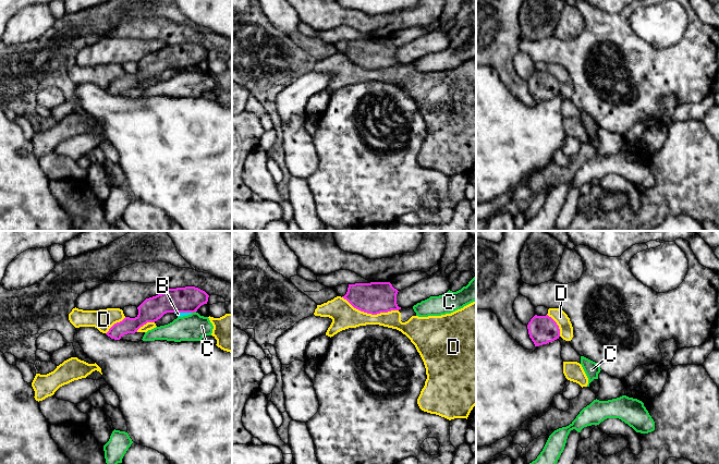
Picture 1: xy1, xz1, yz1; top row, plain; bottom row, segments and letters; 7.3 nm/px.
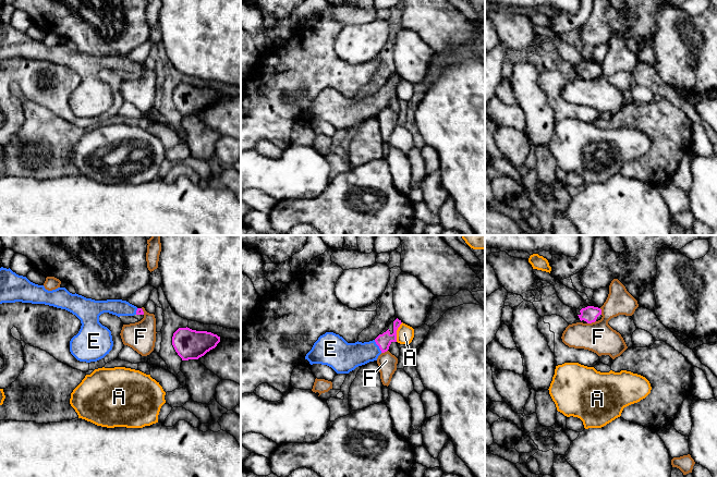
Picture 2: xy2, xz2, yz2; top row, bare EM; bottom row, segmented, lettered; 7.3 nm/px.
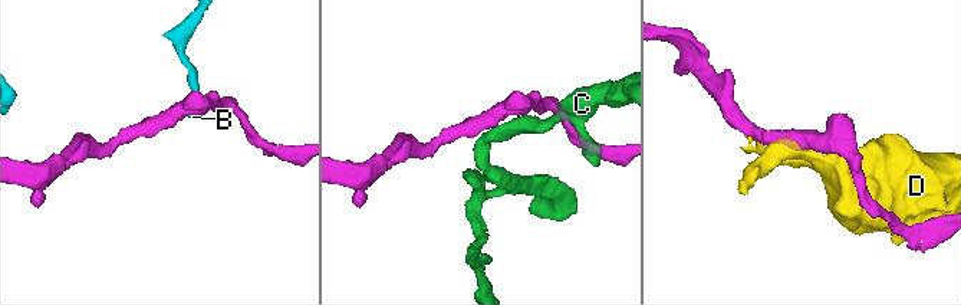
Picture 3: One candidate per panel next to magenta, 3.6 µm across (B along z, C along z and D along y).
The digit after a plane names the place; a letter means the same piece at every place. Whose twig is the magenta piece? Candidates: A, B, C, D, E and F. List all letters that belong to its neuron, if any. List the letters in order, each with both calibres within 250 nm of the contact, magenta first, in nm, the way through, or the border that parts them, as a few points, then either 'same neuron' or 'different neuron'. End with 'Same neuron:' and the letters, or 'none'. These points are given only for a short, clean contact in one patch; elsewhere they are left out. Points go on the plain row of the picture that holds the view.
A: 110 nm thick on the magenta side, 130 nm on the other; border along xz2 (402, 78), (397, 86), (396, 97); different neuron
B: 190 nm thick on the magenta side, 30 nm on the other; border along xy1 (174, 68), (191, 69); different neuron
C: 190 nm thick on the magenta side, 200 nm on the other; border along xy1 (195, 66), (192, 69); different neuron
D: 240 nm thick on the magenta side, 190 nm on the other; different neuron
E: 110 nm thick on the magenta side, 200 nm on the other; runs through xz2 (384, 97), (378, 101), (371, 107), (347, 112); same neuron
F: 120 nm thick on the magenta side, 240 nm on the other; border along yz2 (595, 76), (587, 80); different neuron
Same neuron: E

